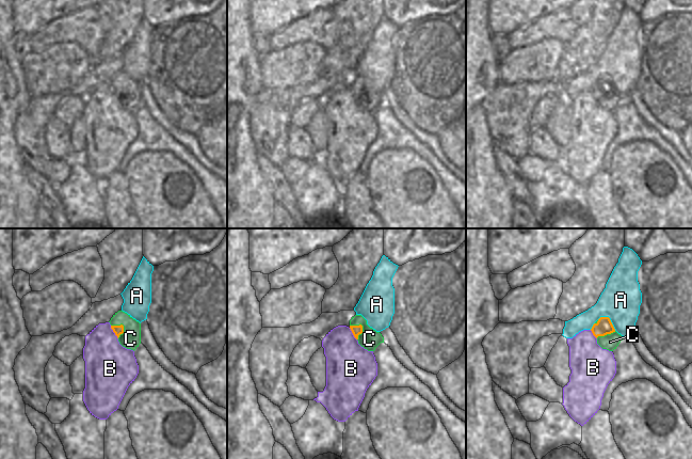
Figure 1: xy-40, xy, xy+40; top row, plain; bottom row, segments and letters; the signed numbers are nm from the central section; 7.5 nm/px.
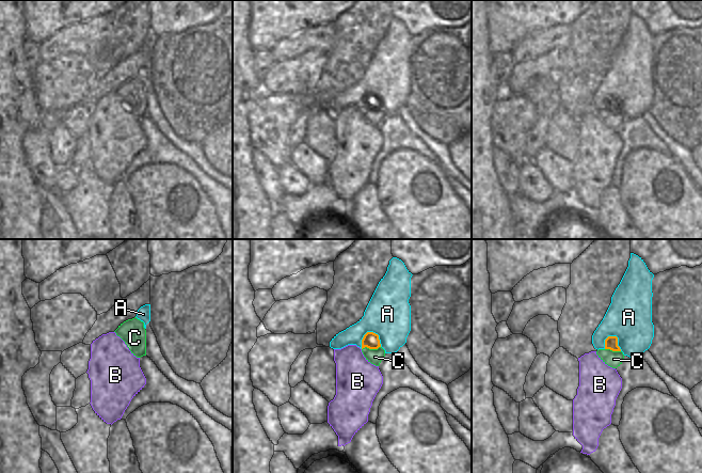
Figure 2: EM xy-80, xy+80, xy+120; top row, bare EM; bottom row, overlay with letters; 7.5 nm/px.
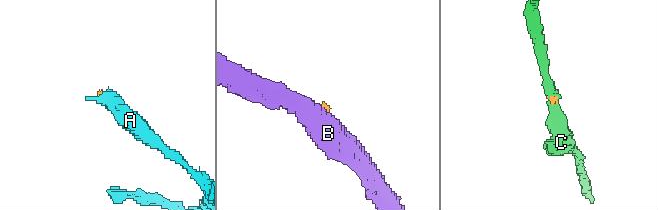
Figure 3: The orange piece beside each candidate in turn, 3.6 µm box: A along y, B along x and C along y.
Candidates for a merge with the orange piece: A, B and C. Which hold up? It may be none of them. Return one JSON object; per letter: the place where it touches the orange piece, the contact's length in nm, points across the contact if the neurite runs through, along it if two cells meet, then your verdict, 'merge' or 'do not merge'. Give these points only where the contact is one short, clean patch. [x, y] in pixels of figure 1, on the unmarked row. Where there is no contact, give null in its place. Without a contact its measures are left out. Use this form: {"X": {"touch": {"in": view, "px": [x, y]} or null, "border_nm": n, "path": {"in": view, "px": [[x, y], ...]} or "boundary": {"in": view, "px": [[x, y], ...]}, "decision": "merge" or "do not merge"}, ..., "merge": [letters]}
{"A": {"touch": {"in": "xy+40", "px": [609, 79]}, "border_nm": 170, "boundary": {"in": "xy+40", "px": [[597, 80], [608, 78], [615, 91]]}, "decision": "do not merge"}, "B": {"touch": {"in": "xy-40", "px": [113, 92]}, "border_nm": 120, "boundary": {"in": "xy-40", "px": [[110, 86], [117, 99]]}, "decision": "do not merge"}, "C": {"touch": {"in": "xy", "px": [361, 88]}, "border_nm": 130, "path": {"in": "xy", "px": [[356, 91], [361, 88], [369, 99]]}, "decision": "merge"}, "merge": ["C"]}

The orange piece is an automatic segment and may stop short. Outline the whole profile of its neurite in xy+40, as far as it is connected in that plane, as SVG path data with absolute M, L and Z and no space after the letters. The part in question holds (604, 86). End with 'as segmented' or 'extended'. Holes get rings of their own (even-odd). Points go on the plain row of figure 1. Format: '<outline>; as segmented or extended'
M600 78L591 90L593 96L597 99L597 105L609 112L616 110L618 105L625 99L618 95L609 78Z; extended

